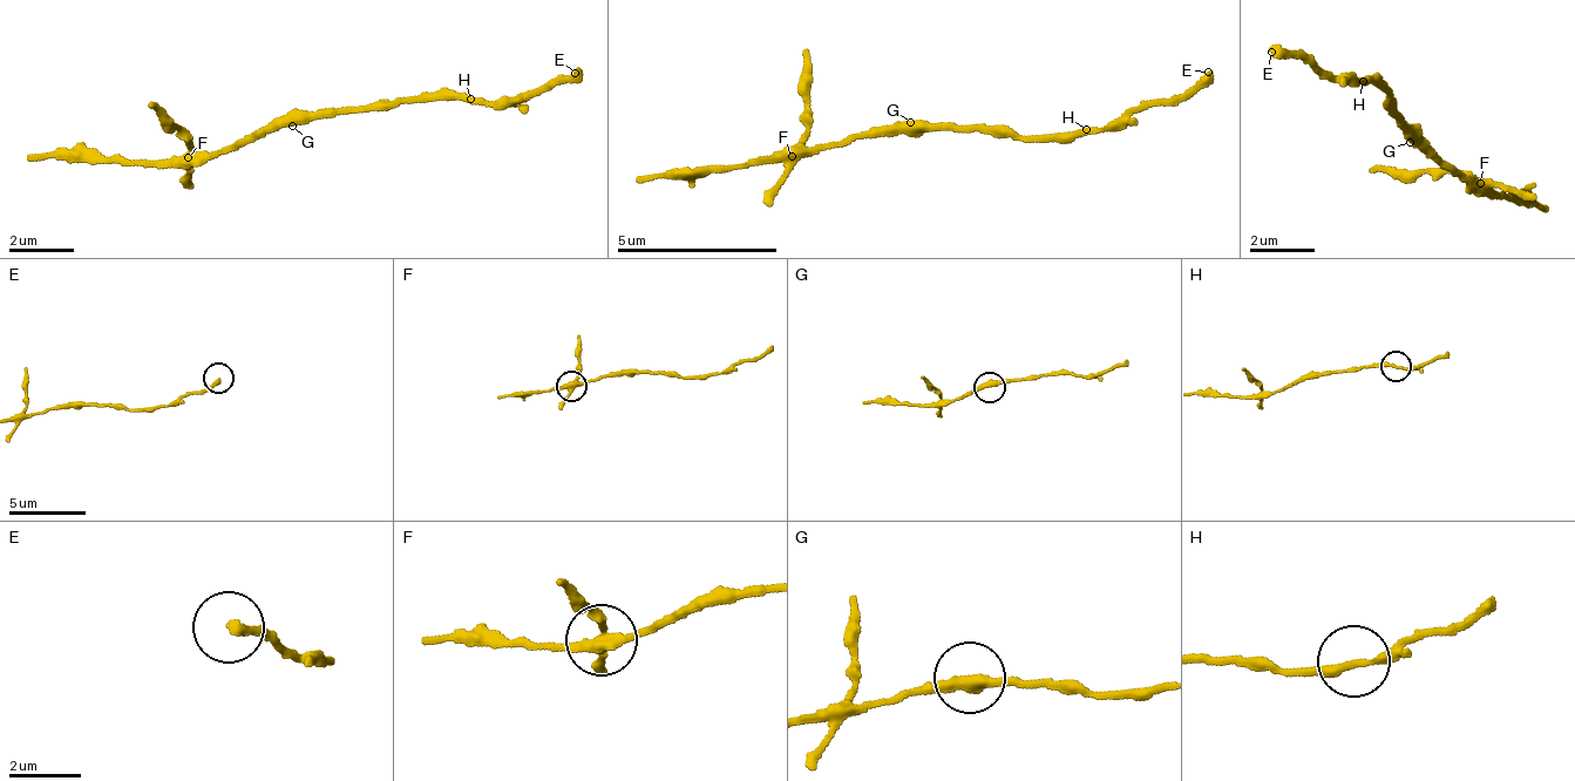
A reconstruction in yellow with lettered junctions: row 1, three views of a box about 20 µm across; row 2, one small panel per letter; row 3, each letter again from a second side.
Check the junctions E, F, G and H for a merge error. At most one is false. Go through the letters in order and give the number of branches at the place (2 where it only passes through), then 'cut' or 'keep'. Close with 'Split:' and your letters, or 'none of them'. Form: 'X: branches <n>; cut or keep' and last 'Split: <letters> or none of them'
E: branches 1; keep
F: branches 4; cut
G: branches 2; keep
H: branches 2; keep
Split: F

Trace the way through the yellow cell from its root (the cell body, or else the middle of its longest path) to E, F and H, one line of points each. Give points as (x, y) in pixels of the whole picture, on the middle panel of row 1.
E: (921, 131), (1003, 122), (1022, 138), (1122, 126), (1138, 108), (1167, 106), (1186, 97), (1208, 72)
F: (921, 131), (859, 136), (822, 150), (793, 154)
H: (921, 131), (1003, 122), (1022, 138), (1088, 131)

